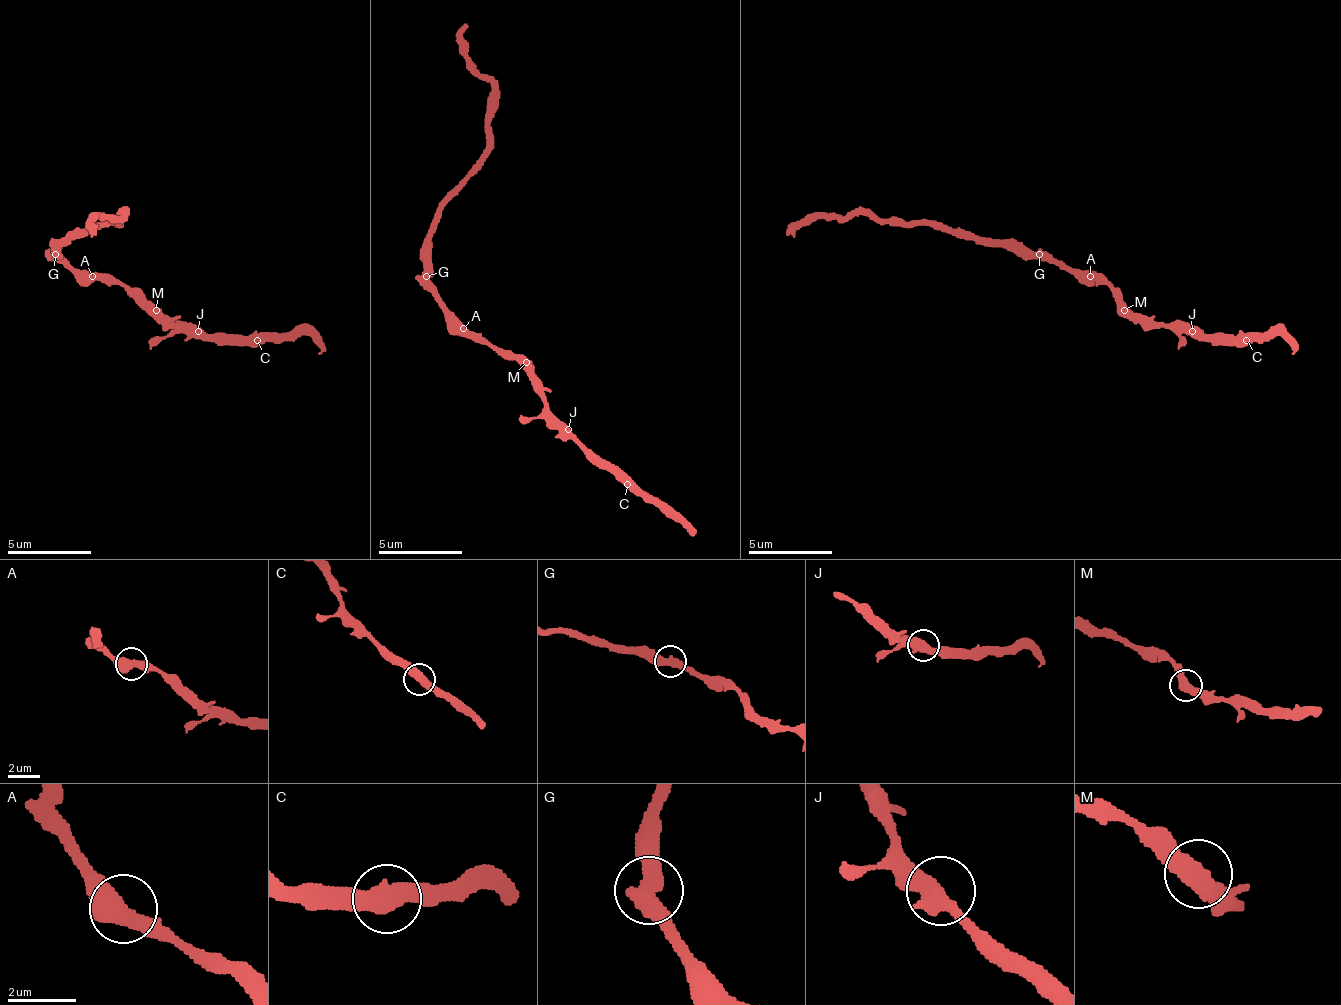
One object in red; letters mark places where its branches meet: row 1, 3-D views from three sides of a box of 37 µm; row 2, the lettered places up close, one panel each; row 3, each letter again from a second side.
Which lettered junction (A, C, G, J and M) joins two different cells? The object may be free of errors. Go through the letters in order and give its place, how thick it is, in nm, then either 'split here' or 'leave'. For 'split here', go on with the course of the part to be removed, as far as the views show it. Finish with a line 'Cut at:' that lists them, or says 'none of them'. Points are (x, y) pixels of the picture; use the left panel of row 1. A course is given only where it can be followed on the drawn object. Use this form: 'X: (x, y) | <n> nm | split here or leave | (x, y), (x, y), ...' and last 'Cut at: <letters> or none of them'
A: (92, 276) | 500 nm | leave
C: (257, 340) | 500 nm | leave
G: (55, 254) | 500 nm | split here | (54, 255), (71, 234), (113, 226), (122, 213), (97, 217), (97, 234)
J: (198, 331) | 500 nm | leave
M: (156, 310) | 500 nm | leave
Cut at: G

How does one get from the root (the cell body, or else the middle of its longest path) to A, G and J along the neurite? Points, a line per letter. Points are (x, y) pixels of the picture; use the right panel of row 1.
A: (1078, 276), (1090, 276)
G: (1078, 276), (1069, 268), (1048, 264), (1040, 255)
J: (1078, 276), (1099, 276), (1137, 314), (1154, 323), (1183, 323), (1192, 331)

